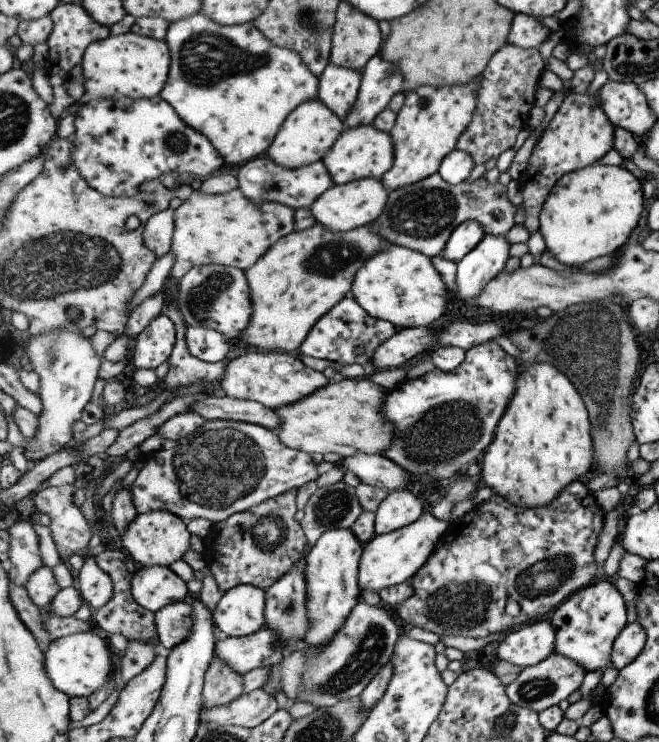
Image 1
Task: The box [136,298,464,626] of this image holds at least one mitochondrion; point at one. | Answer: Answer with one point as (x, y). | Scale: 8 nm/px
(221, 467)

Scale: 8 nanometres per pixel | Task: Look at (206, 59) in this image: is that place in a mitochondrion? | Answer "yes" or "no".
yes

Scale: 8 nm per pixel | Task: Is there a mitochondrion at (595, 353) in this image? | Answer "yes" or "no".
yes

